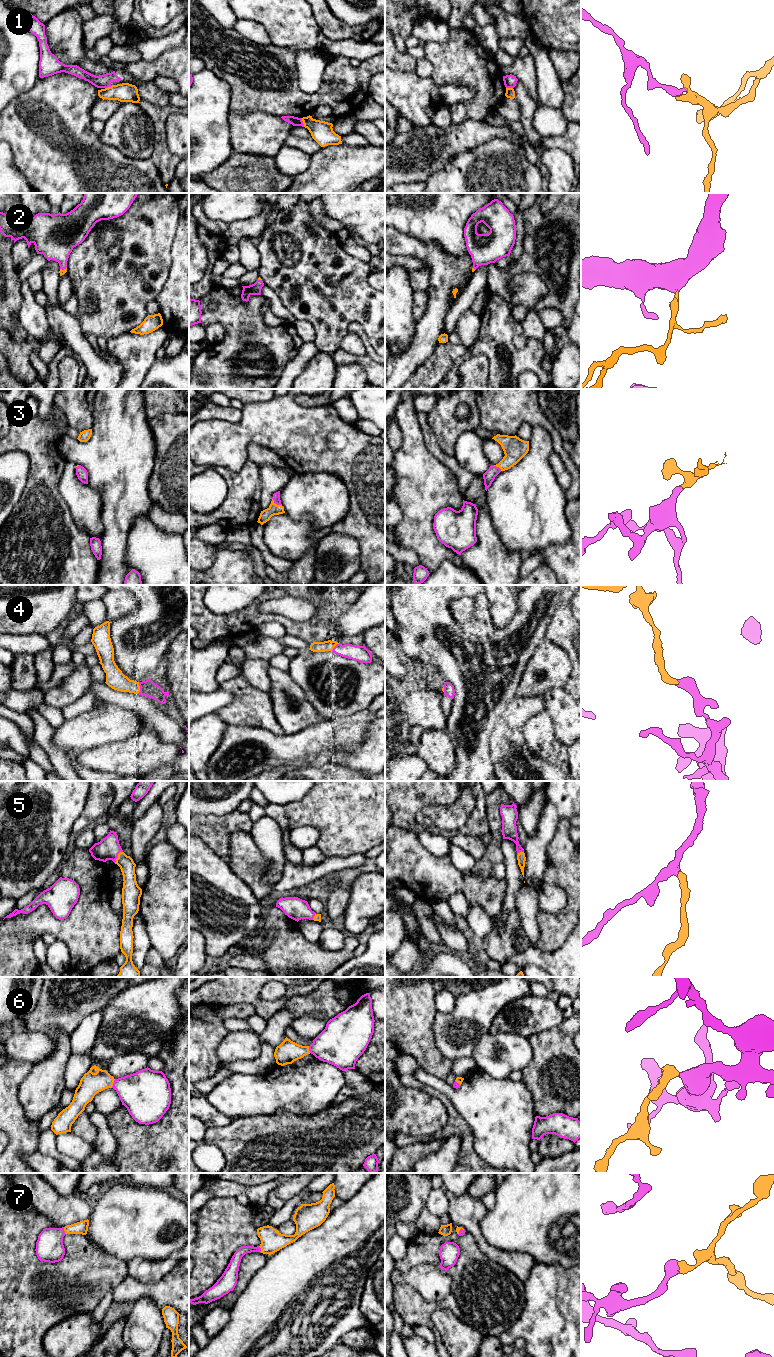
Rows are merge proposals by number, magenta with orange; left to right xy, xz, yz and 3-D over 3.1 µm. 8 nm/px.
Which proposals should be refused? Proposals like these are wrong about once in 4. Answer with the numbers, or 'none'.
1

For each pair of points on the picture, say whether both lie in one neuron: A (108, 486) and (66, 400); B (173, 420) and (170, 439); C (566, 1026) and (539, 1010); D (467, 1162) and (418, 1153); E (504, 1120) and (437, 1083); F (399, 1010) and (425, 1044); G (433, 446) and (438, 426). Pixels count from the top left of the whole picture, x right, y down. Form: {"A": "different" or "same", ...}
{"A": "different", "B": "same", "C": "different", "D": "different", "E": "same", "F": "same", "G": "different"}

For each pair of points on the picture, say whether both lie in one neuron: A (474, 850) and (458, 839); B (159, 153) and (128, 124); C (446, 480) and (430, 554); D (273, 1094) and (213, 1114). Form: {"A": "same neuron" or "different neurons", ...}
{"A": "same neuron", "B": "different neurons", "C": "same neuron", "D": "different neurons"}

